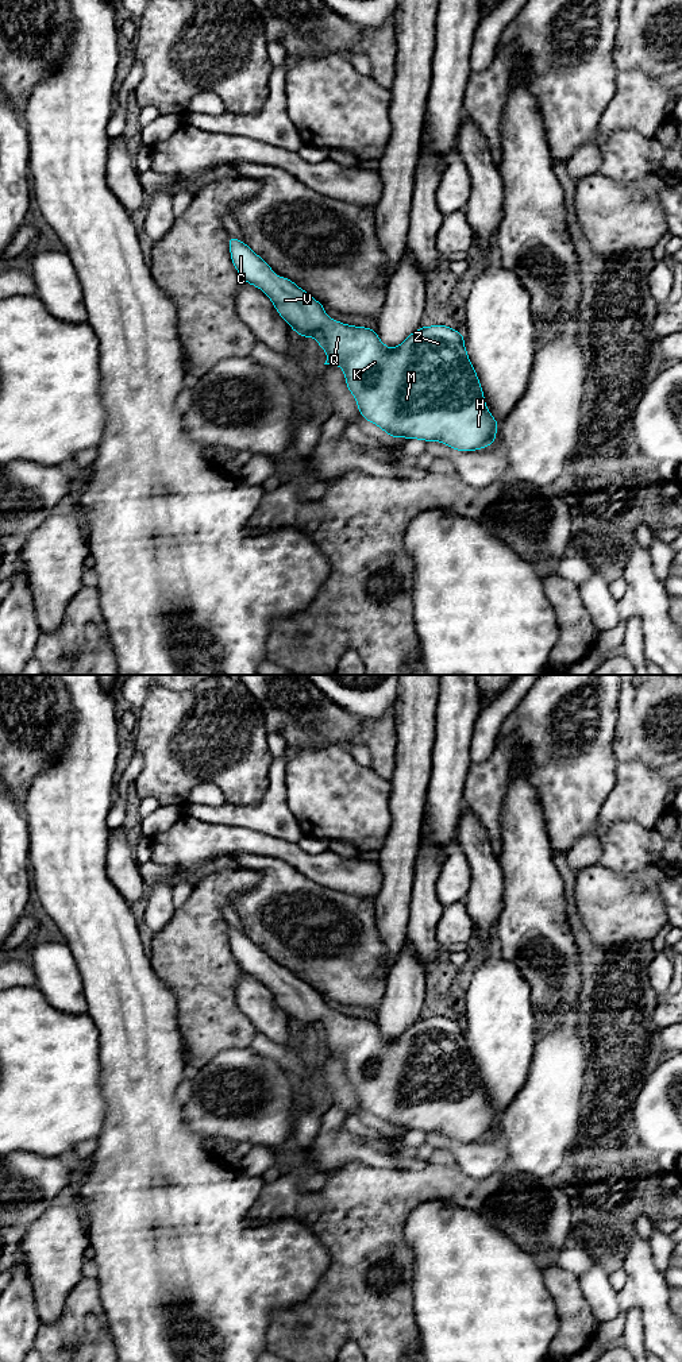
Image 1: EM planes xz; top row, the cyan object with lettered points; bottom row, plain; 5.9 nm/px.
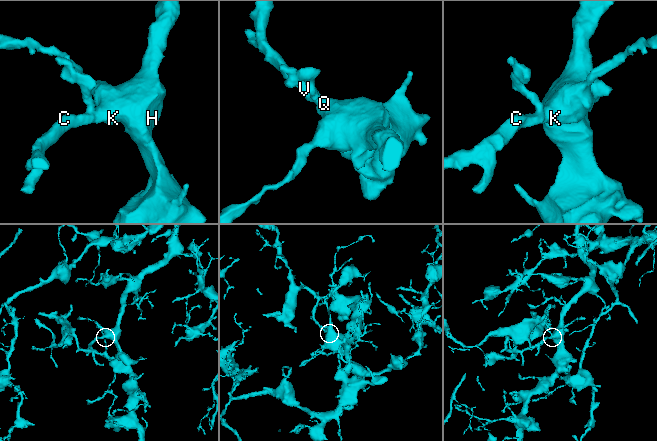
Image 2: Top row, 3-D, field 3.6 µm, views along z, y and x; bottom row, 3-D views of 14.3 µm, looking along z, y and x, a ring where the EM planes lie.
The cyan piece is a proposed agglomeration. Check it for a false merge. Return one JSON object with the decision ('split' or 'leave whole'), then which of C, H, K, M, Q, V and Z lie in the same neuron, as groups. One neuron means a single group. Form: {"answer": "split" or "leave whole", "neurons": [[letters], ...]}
{"answer": "leave whole", "neurons": [["C", "H", "K", "M", "Q", "V", "Z"]]}

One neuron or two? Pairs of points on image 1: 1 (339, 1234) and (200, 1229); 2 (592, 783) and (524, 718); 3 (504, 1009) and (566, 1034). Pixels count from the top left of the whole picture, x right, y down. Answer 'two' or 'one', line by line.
1: two
2: one
3: two

